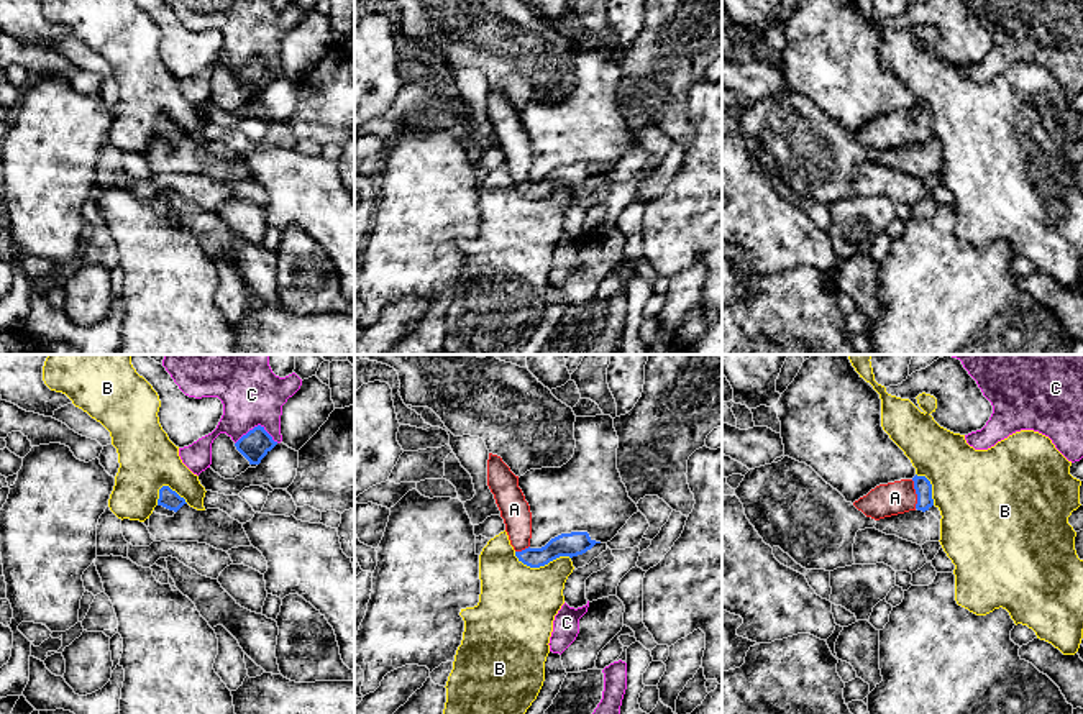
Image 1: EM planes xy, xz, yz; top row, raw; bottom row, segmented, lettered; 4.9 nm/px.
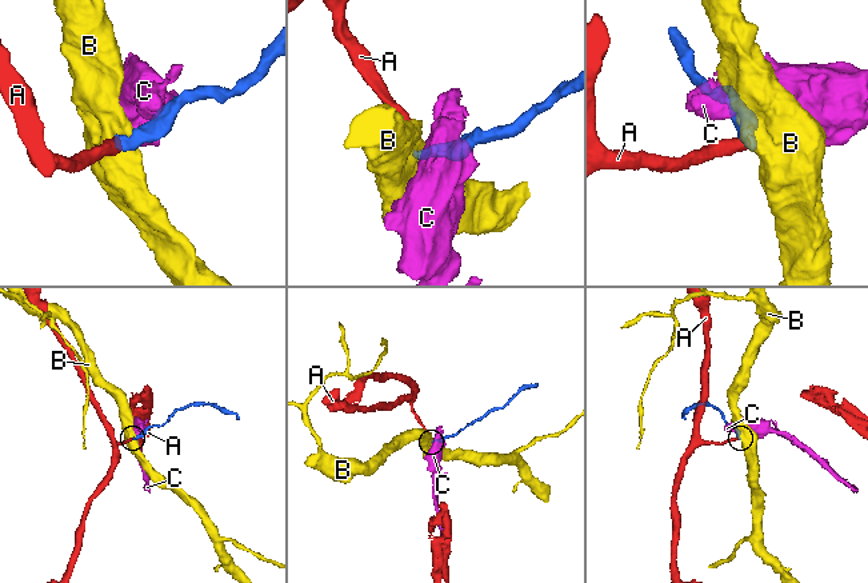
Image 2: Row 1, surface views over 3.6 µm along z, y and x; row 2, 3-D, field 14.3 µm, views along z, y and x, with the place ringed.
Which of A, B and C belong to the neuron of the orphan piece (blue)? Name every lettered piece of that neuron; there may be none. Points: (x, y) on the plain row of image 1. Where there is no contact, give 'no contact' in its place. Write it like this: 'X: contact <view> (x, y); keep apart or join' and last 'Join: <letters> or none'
A: contact yz (916, 125); join
B: contact xz (542, 197); keep apart
C: contact xy (258, 58); keep apart
Join: A

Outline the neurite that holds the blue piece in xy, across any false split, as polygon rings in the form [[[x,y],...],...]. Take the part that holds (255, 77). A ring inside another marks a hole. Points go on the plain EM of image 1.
[[[261,57],[249,62],[235,76],[236,82],[249,94],[249,97],[259,97],[276,77],[277,74],[274,74]]]

